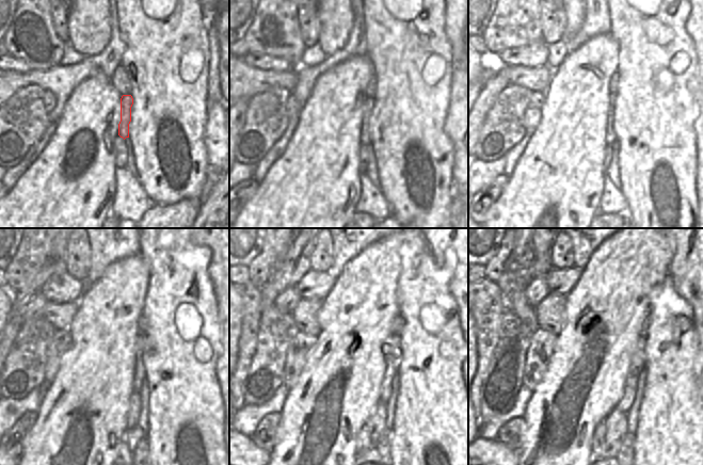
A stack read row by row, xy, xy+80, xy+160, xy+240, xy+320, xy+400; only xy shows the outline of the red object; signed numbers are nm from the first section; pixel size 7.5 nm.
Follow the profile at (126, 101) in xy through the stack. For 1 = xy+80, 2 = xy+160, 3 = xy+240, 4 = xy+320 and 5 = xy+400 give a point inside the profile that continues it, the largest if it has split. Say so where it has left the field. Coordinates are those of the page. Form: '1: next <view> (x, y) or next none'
1: next xy+80 (369, 102)
2: next xy+160 (610, 137)
3: next xy+240 (141, 342)
4: next xy+320 (390, 349)
5: next xy+400 (638, 359)

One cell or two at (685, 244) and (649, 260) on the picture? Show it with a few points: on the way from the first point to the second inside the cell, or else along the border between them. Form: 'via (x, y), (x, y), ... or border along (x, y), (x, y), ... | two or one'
border along (673, 239), (674, 253), (668, 273) | two

